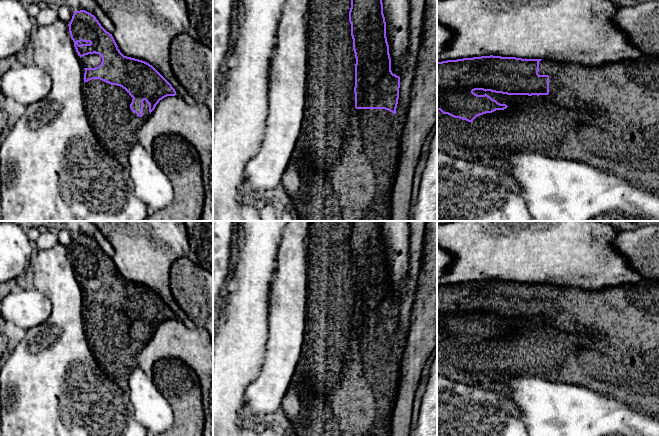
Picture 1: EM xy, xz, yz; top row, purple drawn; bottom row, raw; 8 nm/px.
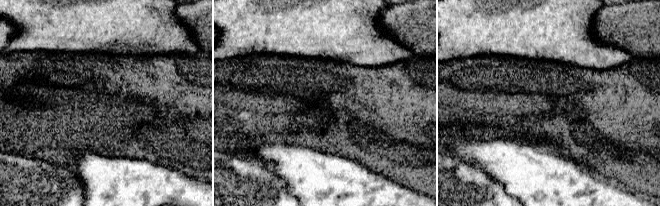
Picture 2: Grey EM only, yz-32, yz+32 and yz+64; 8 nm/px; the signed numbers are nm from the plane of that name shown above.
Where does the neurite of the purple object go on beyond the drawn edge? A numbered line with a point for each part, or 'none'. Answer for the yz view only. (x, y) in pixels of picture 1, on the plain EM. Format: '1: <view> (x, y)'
1: yz (607, 340)

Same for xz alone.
1: xz (345, 384)

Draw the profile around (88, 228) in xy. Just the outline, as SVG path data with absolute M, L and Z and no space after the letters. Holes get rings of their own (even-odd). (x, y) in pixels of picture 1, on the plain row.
M0 221L19 225L24 230L45 226L56 231L65 229L74 235L85 234L96 241L101 250L110 258L114 248L101 231L91 221Z

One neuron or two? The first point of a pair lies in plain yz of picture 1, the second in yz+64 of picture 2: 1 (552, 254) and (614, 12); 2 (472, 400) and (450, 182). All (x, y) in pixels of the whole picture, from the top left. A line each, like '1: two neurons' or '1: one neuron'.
1: two neurons
2: one neuron

